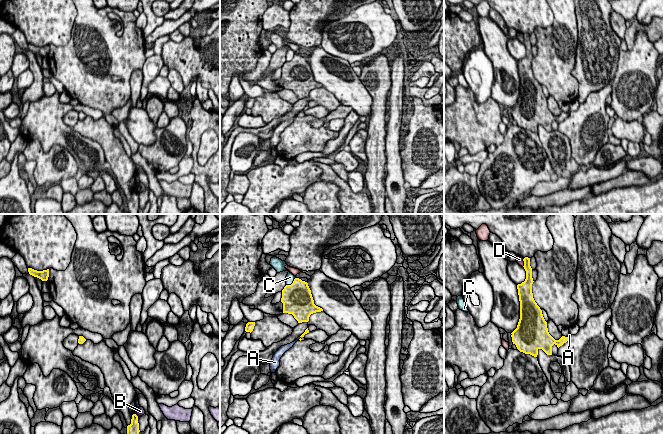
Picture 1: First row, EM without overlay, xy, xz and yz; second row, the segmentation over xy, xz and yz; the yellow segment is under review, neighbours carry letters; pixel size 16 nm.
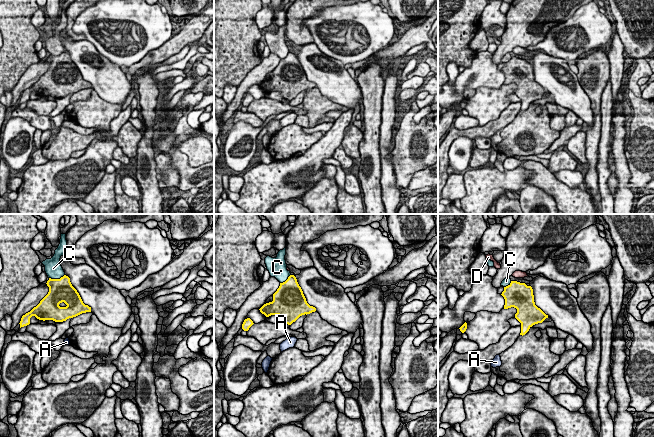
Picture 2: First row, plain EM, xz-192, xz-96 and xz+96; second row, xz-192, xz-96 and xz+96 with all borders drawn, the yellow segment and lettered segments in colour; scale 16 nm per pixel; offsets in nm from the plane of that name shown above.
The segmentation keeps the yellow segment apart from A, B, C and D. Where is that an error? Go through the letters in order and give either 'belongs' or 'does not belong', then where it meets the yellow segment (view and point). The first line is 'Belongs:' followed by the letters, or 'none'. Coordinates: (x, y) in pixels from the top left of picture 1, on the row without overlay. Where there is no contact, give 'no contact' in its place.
Belongs: A
A: belongs; contact xz (300, 112)
B: does not belong; contact xy (136, 191)
C: does not belong; contact xz (292, 59)
D: does not belong; contact yz (524, 38)

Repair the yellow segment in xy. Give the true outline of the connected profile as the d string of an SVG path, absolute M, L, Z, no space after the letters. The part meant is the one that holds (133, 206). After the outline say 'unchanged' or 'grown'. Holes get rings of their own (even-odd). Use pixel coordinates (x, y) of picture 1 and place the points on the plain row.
M133 190L131 200L127 202L127 211L129 214L138 214L139 208L138 192Z; unchanged

